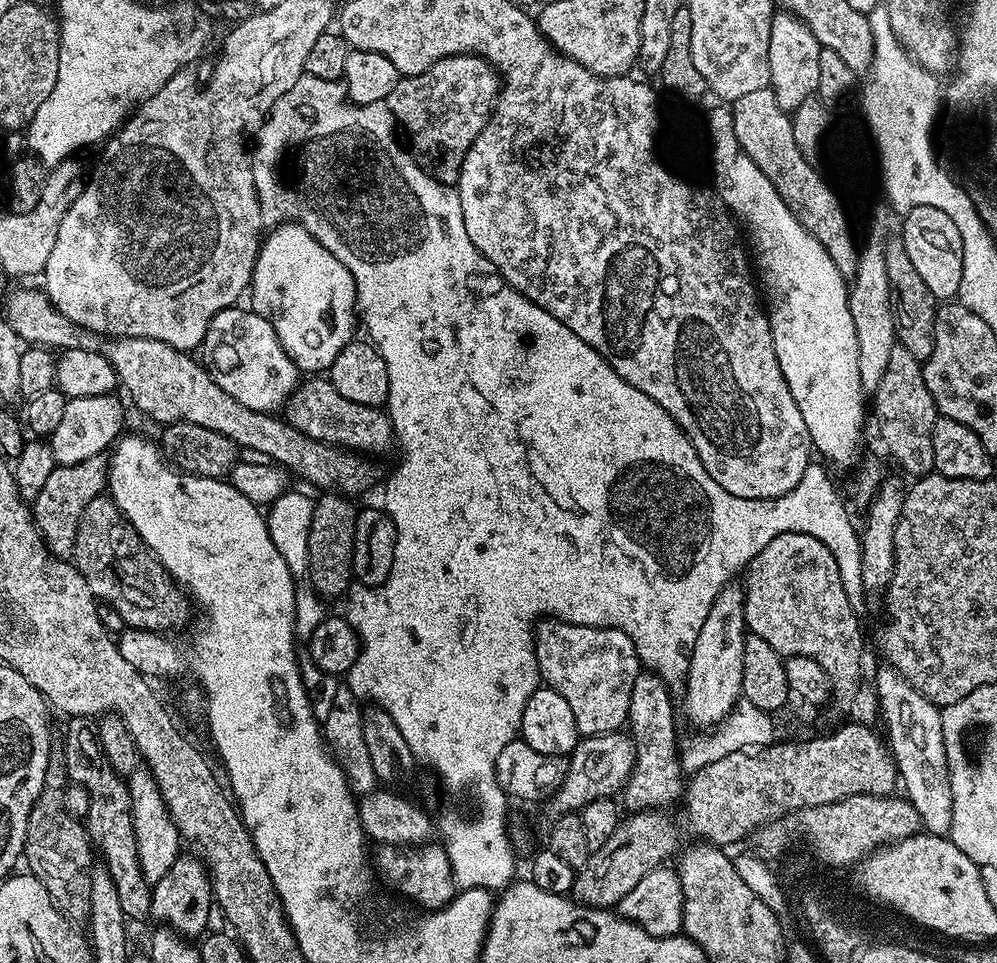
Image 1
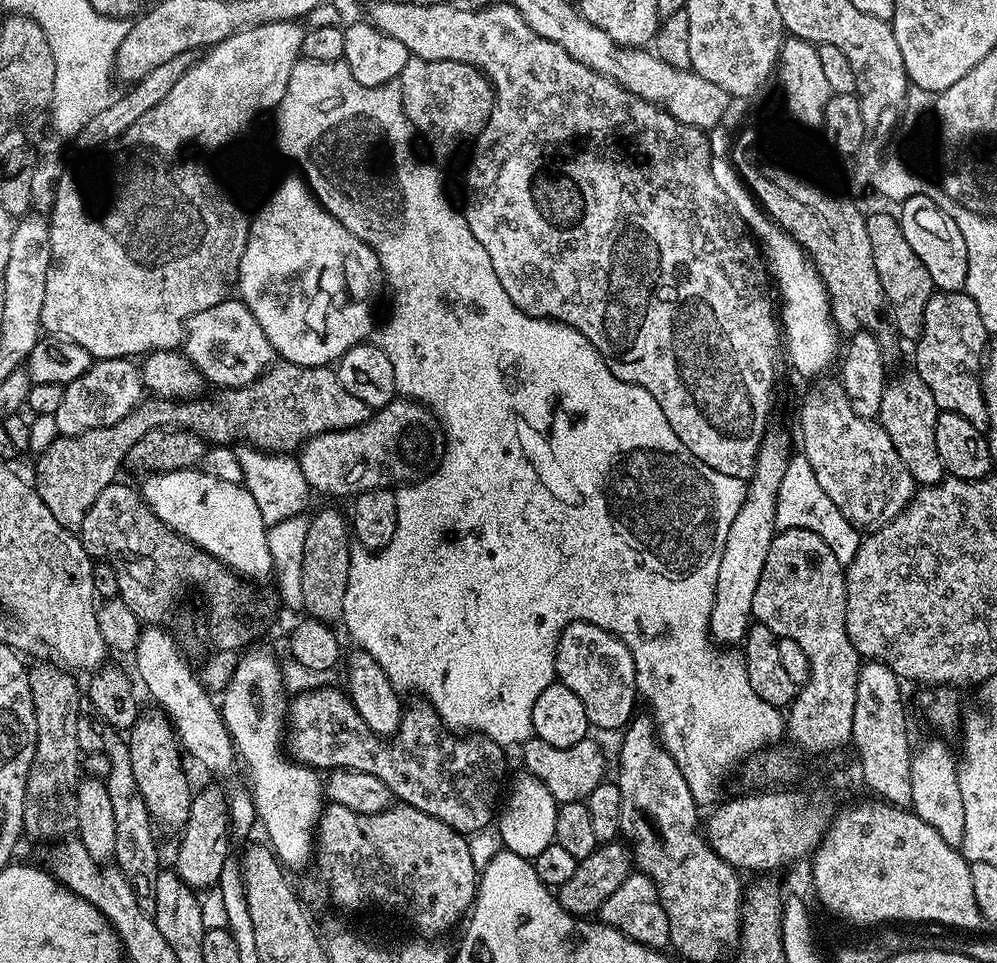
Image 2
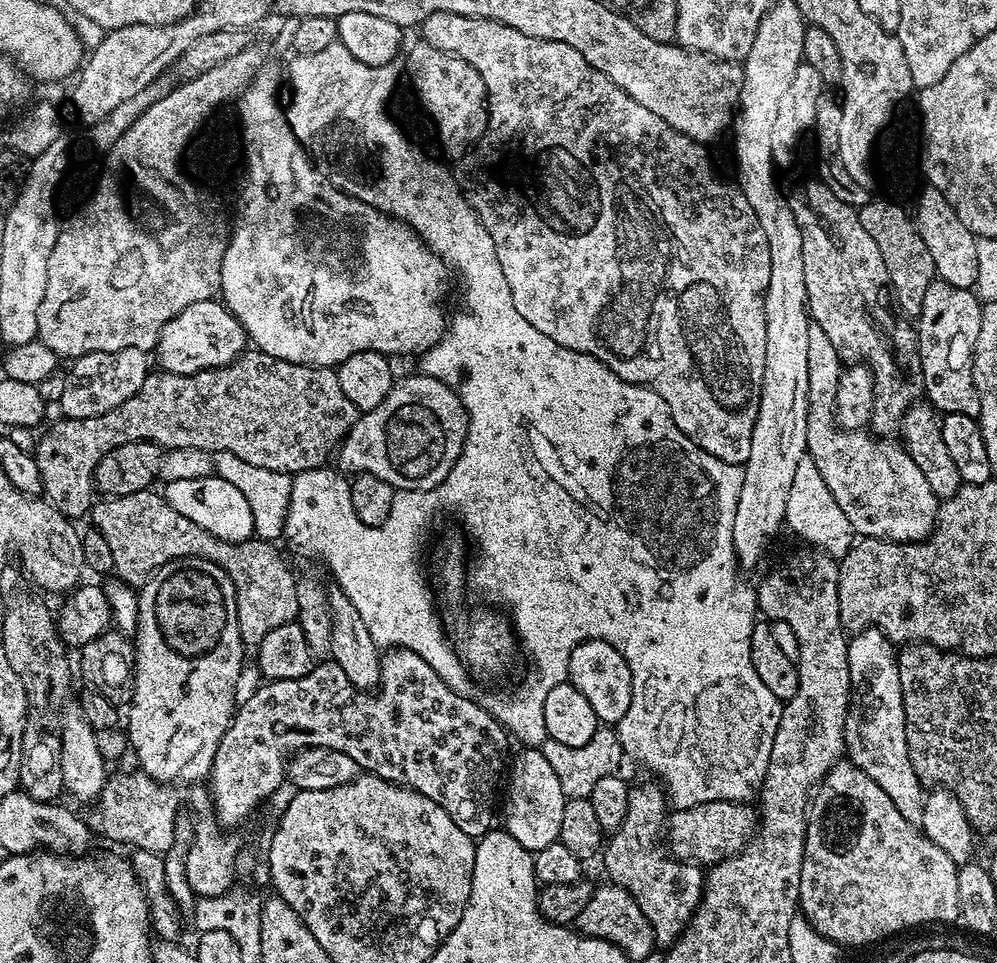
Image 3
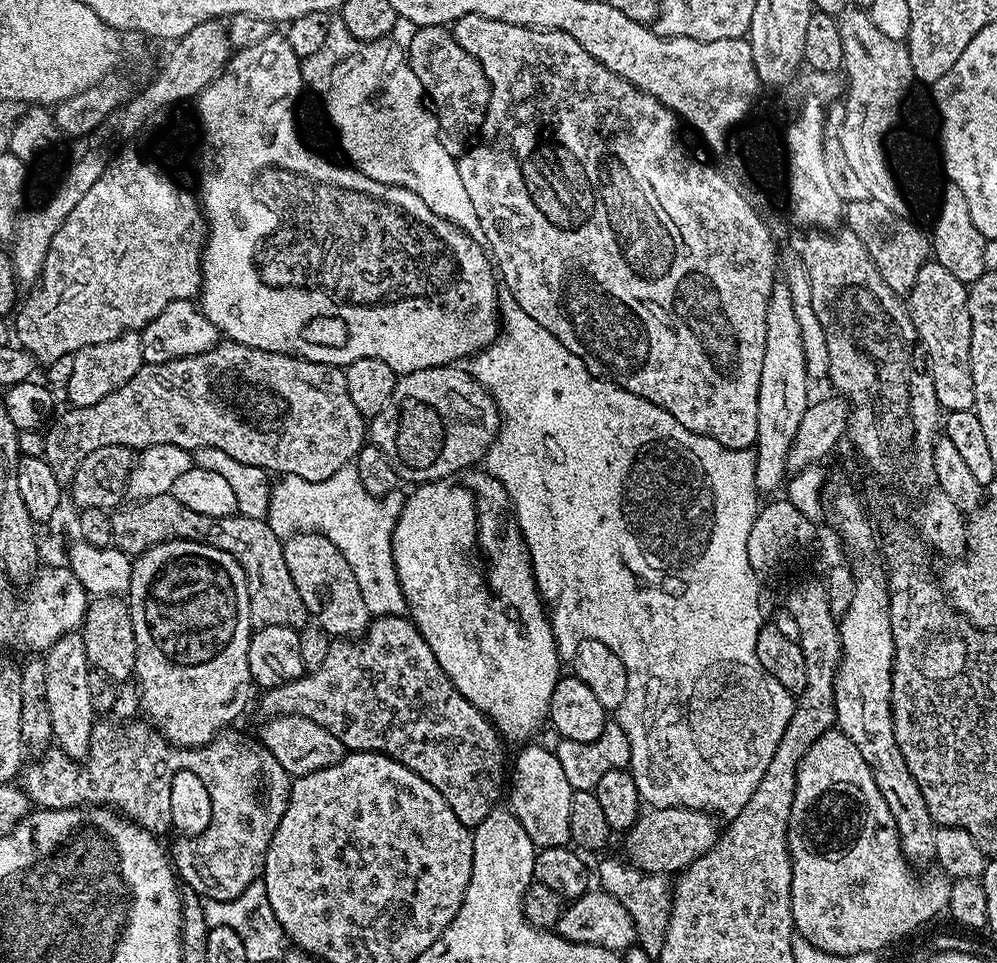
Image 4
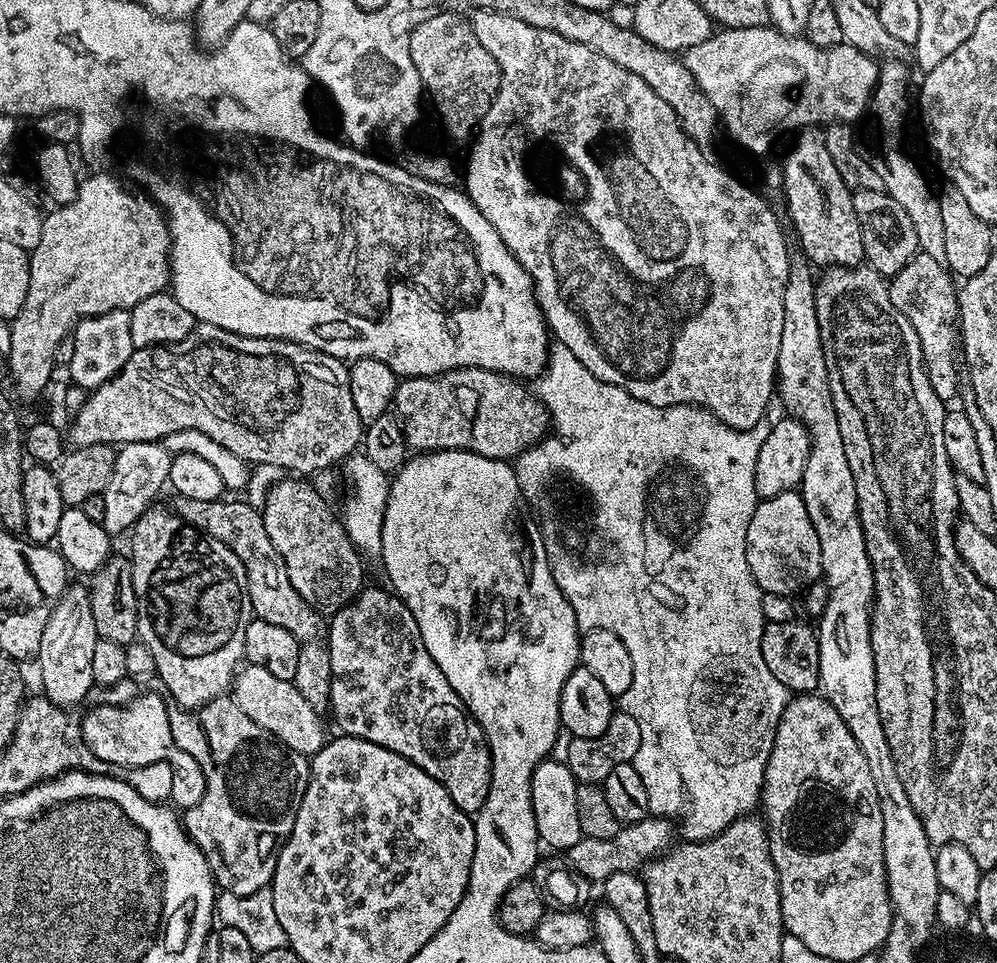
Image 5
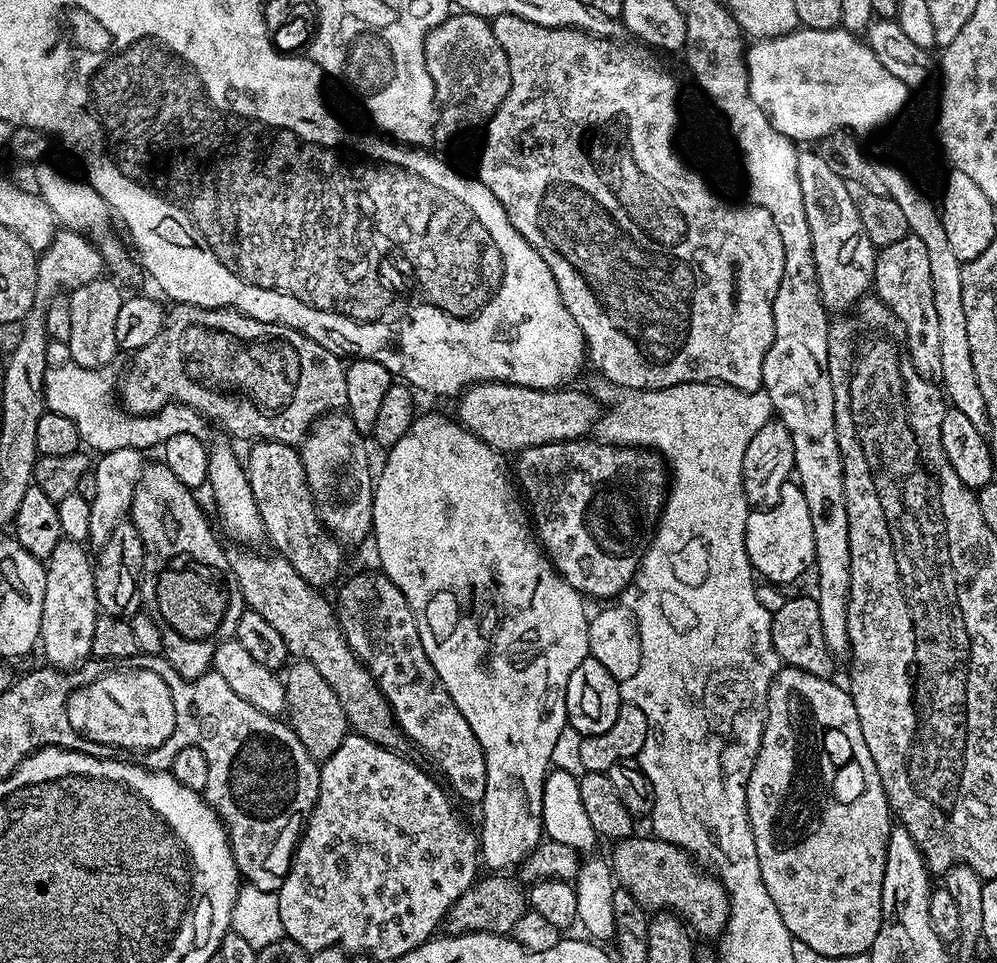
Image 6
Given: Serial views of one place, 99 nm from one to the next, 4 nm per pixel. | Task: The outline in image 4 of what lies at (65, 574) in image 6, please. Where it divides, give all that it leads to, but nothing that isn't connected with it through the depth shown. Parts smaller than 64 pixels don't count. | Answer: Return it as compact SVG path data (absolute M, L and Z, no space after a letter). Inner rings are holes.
M75 631L59 636L47 649L43 662L46 666L46 702L50 702L53 741L59 751L66 753L69 758L83 761L88 754L90 730L94 721L90 702L90 665L83 635Z

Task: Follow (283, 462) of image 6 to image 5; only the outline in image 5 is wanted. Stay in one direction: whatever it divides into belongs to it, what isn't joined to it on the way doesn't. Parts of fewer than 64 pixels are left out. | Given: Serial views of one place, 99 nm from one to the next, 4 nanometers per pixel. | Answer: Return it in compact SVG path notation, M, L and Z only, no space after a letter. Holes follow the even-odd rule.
M284 478L268 492L268 497L262 503L262 515L266 534L270 534L270 542L274 542L274 550L282 558L286 566L286 574L290 574L290 583L298 594L321 614L331 614L339 610L343 604L349 604L353 598L365 587L364 564L361 553L352 545L352 540L346 534L344 521L328 509L326 501L320 497L320 492L312 484L307 484L304 478Z

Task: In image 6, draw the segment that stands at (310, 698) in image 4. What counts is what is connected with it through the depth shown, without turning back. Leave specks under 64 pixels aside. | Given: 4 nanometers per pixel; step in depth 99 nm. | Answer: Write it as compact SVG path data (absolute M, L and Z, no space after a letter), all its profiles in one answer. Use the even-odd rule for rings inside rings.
M379 570L356 572L346 580L339 585L340 593L334 596L334 607L350 650L367 666L388 699L401 733L407 739L409 736L440 767L439 775L448 779L453 793L456 791L472 806L479 805L486 794L484 751L474 730L470 730L470 722L462 718L462 710L454 706L454 698L450 698L430 658L426 658L408 600L388 575Z

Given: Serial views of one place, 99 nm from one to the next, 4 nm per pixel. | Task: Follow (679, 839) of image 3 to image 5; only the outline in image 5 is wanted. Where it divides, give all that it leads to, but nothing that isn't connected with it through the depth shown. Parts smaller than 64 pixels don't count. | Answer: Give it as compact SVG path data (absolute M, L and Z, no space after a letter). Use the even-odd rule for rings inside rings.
M647 815L637 824L623 825L618 834L614 834L614 838L586 838L581 836L575 844L567 849L566 859L569 864L574 866L574 870L578 870L578 874L585 876L587 880L593 882L602 882L606 878L610 878L610 874L622 874L623 872L636 872L643 869L649 860L655 860L658 856L663 856L669 848L673 847L672 832L674 836L674 828L669 821L663 816Z

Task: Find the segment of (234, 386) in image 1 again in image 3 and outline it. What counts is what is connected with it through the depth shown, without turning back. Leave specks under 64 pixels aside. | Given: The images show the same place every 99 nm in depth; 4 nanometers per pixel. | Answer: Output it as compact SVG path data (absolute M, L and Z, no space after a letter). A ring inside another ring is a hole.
M213 298L186 306L182 314L174 314L174 318L162 326L162 334L154 349L154 360L170 374L198 374L202 370L221 368L234 362L245 352L248 343L248 333L242 322L238 322L238 318L234 318L232 311L219 299Z

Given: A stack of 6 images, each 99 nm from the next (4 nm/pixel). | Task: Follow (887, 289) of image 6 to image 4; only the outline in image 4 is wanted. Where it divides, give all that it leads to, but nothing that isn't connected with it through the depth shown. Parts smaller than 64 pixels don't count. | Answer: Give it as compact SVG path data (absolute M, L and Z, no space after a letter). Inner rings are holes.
M929 262L918 270L918 278L914 286L908 291L906 307L908 316L916 327L916 339L922 345L923 351L928 352L926 367L932 373L934 382L934 394L938 398L941 409L945 413L957 412L958 410L973 411L976 407L974 402L974 378L970 374L970 306L968 305L969 285L963 284L946 266L935 262Z

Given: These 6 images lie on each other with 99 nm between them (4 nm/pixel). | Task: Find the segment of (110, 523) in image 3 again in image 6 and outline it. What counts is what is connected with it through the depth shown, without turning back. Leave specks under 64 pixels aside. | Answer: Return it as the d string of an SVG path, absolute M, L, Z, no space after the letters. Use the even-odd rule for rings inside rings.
M252 550L236 551L240 552L228 552L228 561L244 595L245 605L262 614L262 618L266 618L266 622L270 622L270 626L282 634L293 657L310 662L317 667L322 678L330 682L334 694L338 694L338 702L342 702L346 710L346 718L355 735L370 738L370 742L381 744L384 748L399 749L402 733L392 716L388 699L367 666L356 657L354 650L350 650L336 617L333 601L329 597L327 600L321 589L308 584L284 556L259 556L256 552L248 552Z

